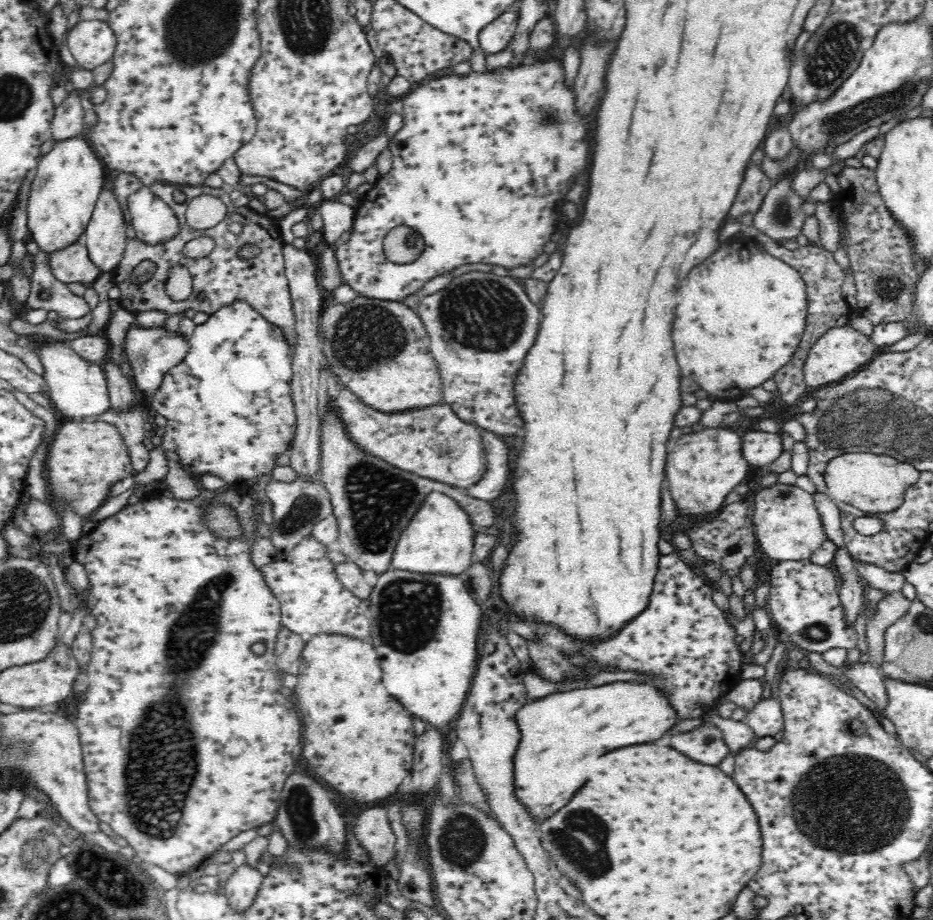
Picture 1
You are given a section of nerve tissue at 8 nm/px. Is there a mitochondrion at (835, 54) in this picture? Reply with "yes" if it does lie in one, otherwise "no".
yes

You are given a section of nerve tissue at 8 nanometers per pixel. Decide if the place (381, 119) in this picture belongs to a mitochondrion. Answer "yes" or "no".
no

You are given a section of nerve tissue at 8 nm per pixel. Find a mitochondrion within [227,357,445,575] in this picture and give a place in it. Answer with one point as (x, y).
(380, 500)

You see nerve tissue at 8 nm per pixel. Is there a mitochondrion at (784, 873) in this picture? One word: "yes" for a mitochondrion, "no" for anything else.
no

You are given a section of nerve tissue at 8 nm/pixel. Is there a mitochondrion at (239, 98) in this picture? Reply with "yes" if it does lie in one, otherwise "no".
no

